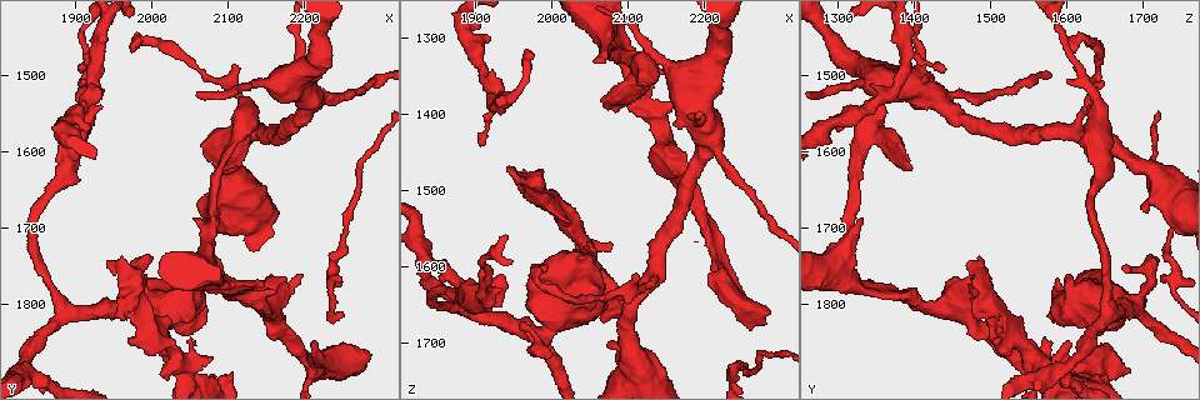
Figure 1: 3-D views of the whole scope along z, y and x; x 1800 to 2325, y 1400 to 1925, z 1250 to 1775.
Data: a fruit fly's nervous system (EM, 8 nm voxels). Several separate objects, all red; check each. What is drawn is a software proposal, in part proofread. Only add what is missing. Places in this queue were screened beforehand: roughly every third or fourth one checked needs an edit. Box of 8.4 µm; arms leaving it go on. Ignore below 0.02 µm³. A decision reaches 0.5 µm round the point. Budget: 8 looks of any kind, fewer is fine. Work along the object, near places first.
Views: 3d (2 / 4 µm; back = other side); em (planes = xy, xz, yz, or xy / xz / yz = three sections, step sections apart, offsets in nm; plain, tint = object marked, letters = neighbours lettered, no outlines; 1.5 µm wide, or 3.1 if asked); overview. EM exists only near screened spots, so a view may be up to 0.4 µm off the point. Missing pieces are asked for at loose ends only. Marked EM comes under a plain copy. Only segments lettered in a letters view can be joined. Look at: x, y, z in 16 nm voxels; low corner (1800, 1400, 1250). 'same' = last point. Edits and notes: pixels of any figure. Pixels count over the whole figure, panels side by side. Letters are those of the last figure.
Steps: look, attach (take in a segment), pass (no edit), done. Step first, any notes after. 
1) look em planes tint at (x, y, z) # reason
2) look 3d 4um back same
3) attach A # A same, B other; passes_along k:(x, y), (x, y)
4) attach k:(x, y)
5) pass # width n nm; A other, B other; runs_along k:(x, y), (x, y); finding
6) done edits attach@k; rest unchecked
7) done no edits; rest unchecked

look em planes letters at (2075, 1870, 1570) # an open end

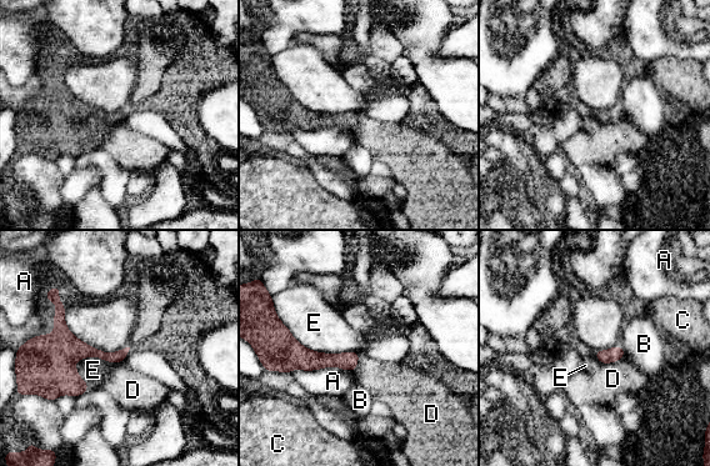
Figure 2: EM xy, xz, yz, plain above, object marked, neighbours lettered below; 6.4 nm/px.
pass # A other, B other, C other, D other, E other; no lettered segment goes on from it

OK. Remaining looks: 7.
look em xz step 8 tint at (1905, 1495, 1440) # branch stops here

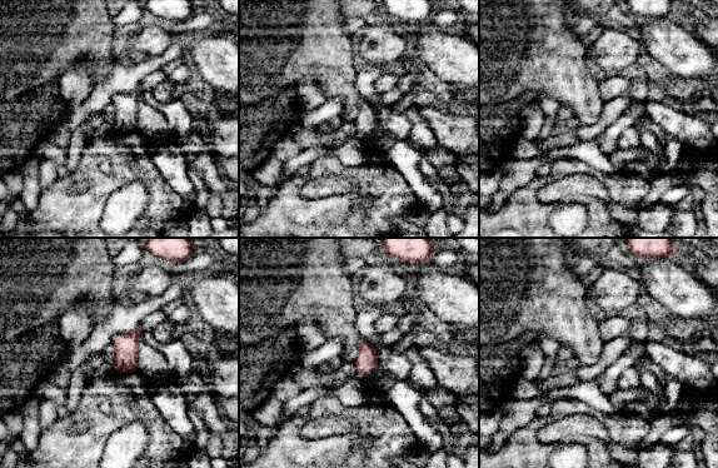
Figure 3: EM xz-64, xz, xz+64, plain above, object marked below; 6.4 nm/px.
look em planes letters same

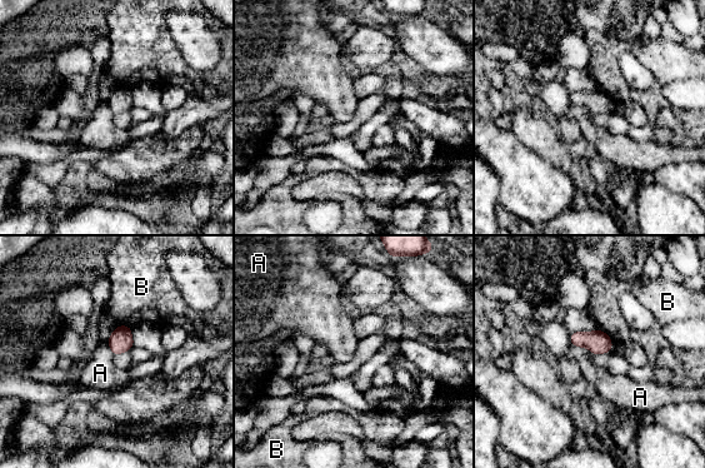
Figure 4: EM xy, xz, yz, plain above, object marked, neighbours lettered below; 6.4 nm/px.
pass # longest_contact A 170 nm; A other, B other; border 4:(571, 344), (586, 347), (595, 354); no lettered segment goes on from it

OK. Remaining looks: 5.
look em xz step 4 letters at (1940, 1745, 1470) # free end

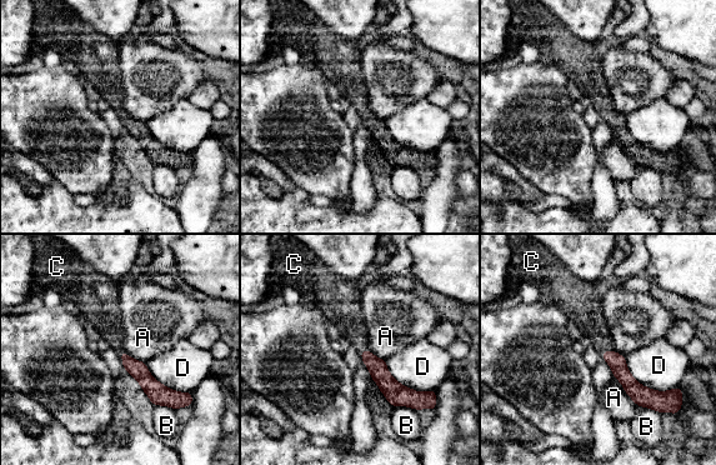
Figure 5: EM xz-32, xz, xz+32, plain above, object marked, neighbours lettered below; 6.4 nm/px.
attach C # A other, B other, C same, D other; passes_along 5:(617, 363), (606, 351), (589, 318); the neuron continues

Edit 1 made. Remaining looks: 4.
done edits attach@5; rest unchecked

